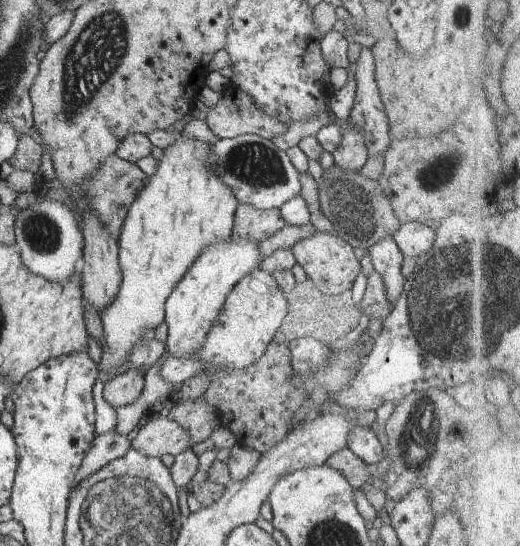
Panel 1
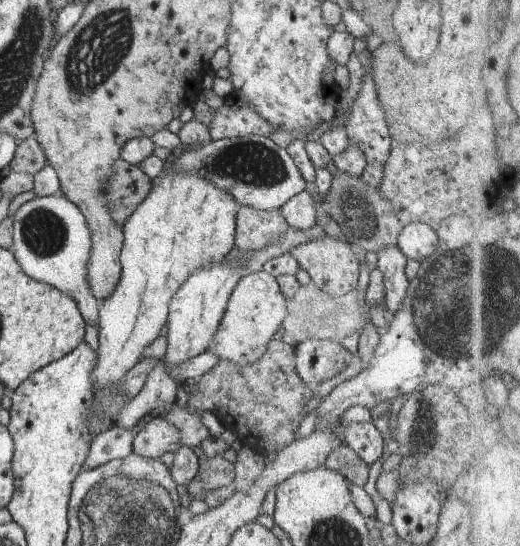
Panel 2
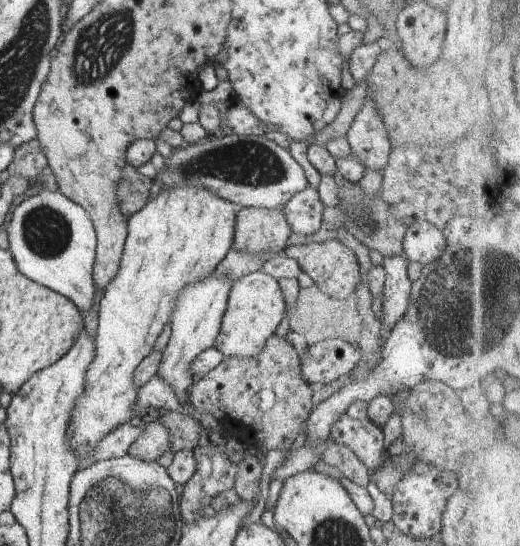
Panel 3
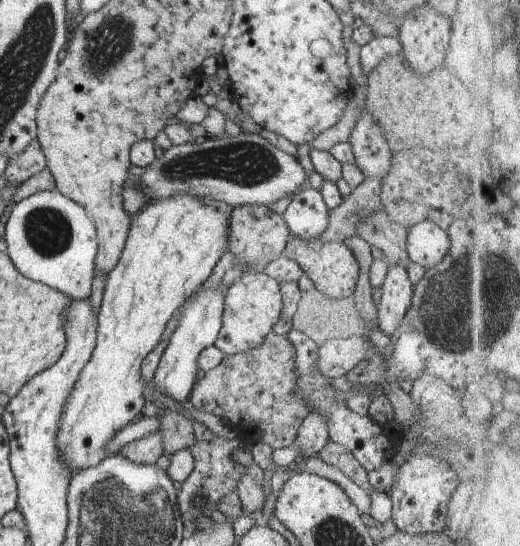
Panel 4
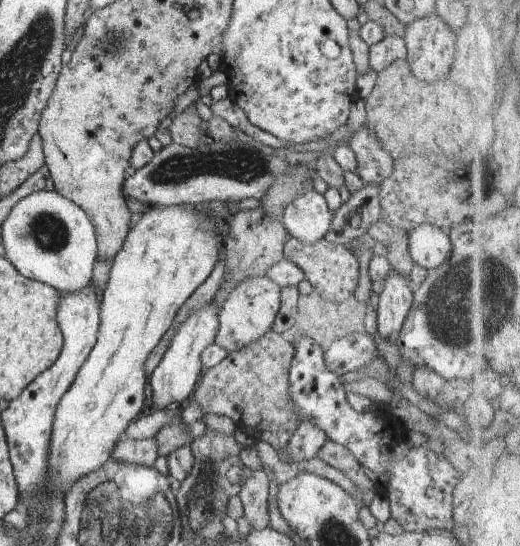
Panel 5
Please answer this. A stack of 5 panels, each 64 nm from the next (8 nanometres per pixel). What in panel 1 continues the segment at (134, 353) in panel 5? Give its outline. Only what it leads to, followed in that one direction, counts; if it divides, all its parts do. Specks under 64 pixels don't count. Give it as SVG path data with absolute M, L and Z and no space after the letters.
M179 133L176 142L164 149L164 156L158 161L156 172L146 179L144 190L138 194L134 204L128 210L128 216L119 234L119 263L122 273L120 288L114 302L101 311L104 331L104 348L97 369L109 373L120 366L130 363L131 350L138 344L148 344L154 339L156 328L164 322L166 300L174 288L180 284L194 260L216 242L228 242L232 238L234 219L239 200L234 198L232 190L218 180L213 170L208 168L208 158L212 148L207 143Z

